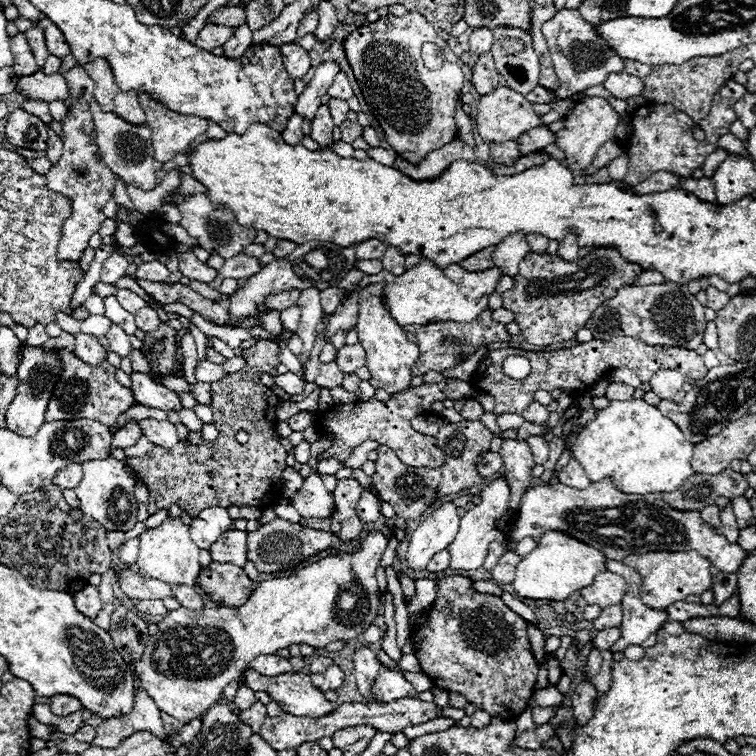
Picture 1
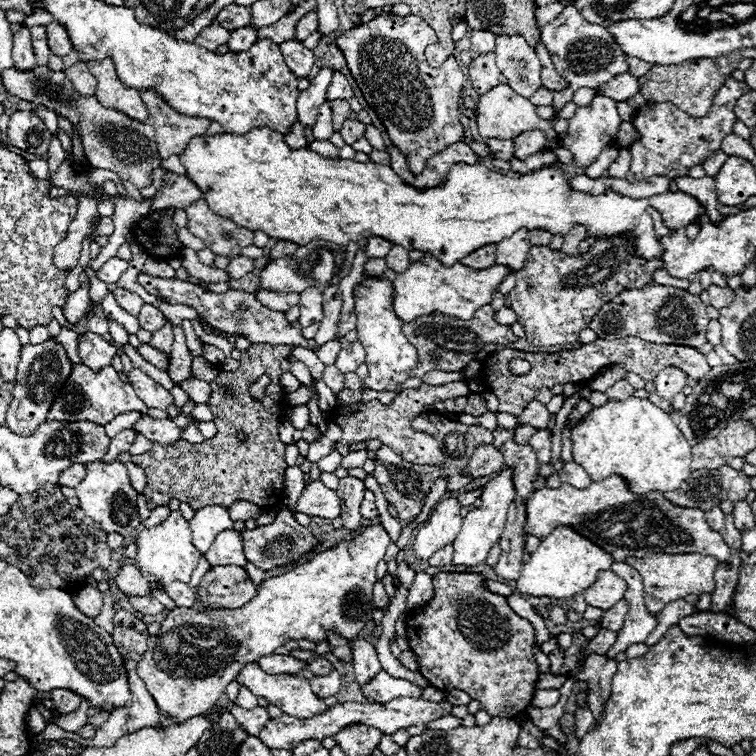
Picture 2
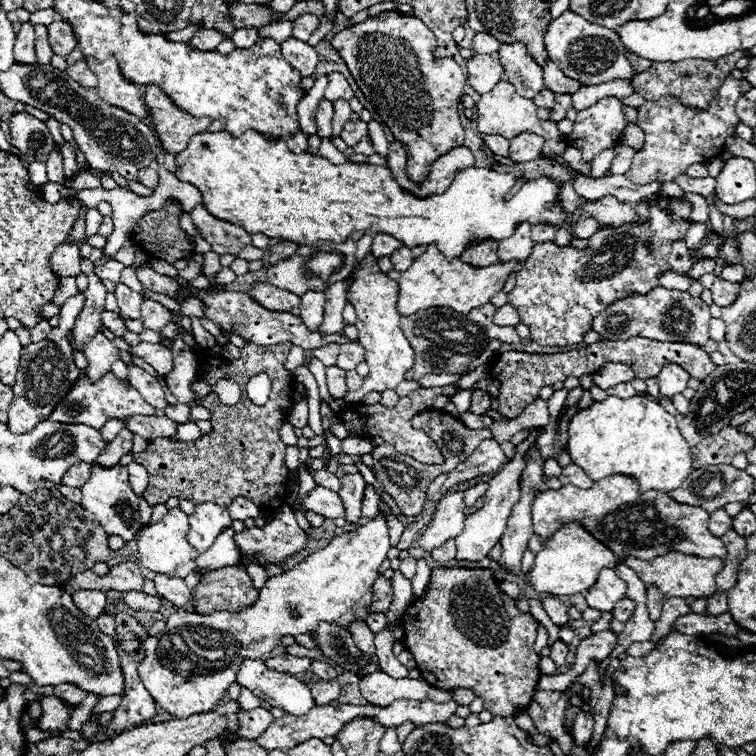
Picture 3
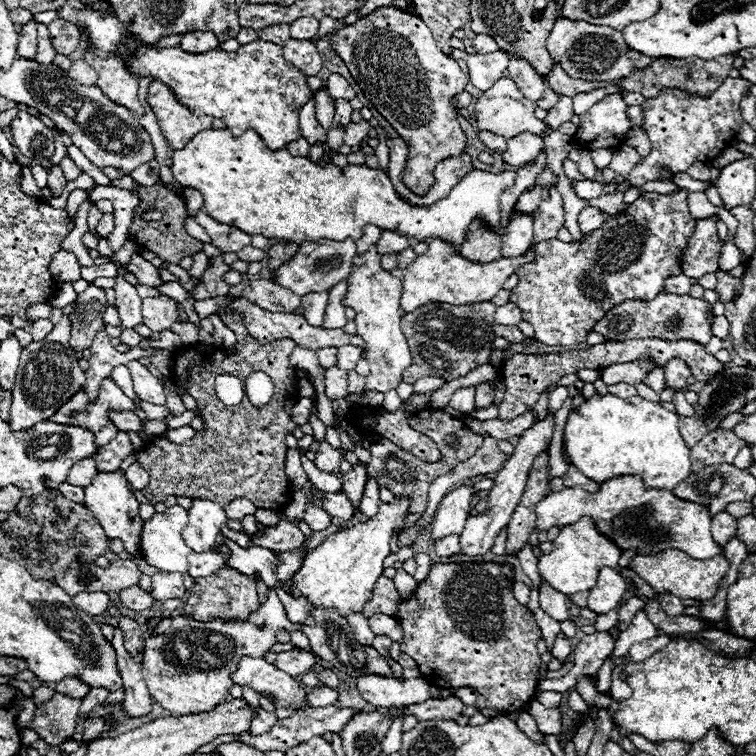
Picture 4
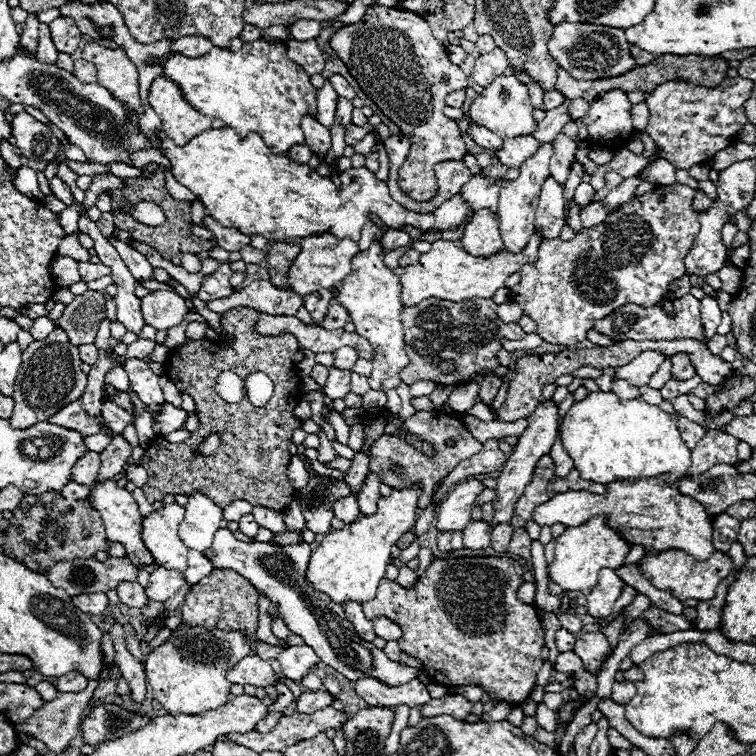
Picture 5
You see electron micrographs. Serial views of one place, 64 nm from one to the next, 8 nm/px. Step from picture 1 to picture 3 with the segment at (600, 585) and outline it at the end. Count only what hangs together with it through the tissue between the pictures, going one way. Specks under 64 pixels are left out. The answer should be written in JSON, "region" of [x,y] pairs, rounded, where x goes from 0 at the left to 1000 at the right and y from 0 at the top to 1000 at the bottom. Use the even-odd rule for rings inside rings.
{"region":[[[799,751],[794,754],[794,762],[788,772],[775,783],[775,796],[780,804],[788,804],[794,810],[807,810],[817,794],[823,794],[828,786],[828,770],[820,767],[812,754]]]}

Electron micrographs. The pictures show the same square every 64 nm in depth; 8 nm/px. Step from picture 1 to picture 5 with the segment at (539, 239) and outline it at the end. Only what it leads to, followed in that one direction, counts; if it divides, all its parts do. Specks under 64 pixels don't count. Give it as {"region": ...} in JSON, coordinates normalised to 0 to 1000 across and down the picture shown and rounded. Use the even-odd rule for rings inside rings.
{"region":[[[725,235],[717,246],[712,275],[709,275],[709,307],[717,310],[717,315],[735,315],[746,299],[746,251],[733,238]]]}

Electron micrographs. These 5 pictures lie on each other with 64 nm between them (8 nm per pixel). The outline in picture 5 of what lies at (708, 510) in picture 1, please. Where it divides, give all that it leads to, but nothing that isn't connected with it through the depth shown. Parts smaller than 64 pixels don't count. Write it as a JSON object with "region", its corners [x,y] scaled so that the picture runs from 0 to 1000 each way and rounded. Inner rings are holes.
{"region":[[[950,680],[944,683],[944,712],[942,720],[952,728],[952,730],[963,730],[963,722],[968,717],[974,717],[974,706],[979,698],[979,690],[963,680]]]}

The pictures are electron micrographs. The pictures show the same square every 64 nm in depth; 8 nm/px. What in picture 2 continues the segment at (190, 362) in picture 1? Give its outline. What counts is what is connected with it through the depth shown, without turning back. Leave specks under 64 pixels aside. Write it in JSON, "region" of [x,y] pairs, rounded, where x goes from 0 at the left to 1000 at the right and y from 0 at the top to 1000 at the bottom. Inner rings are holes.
{"region":[[[243,423],[241,426],[241,434],[245,442],[246,456],[253,466],[254,472],[262,472],[267,470],[267,455],[261,448],[257,439],[254,426],[251,423]]]}

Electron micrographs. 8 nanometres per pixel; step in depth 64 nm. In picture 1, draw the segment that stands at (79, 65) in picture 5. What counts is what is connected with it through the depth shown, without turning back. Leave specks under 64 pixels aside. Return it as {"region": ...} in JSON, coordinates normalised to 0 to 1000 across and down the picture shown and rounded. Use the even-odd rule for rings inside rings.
{"region":[[[98,87],[85,98],[87,111],[90,111],[90,130],[93,130],[93,143],[82,159],[82,206],[74,217],[66,220],[61,228],[61,246],[69,254],[85,257],[87,262],[95,262],[95,283],[90,291],[85,291],[82,299],[82,317],[77,323],[77,341],[103,347],[111,328],[116,325],[116,317],[122,310],[132,304],[132,296],[140,291],[135,275],[143,270],[148,262],[151,246],[159,238],[130,206],[130,193],[124,188],[122,172],[122,151],[119,151],[119,135],[124,132],[124,108],[119,101],[108,93],[108,87]]]}

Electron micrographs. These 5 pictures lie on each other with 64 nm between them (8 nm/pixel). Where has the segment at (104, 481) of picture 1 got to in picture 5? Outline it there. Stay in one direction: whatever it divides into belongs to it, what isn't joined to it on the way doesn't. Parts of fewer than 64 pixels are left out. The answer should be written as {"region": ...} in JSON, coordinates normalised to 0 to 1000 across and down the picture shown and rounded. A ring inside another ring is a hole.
{"region":[[[140,635],[140,638],[127,638],[119,646],[116,661],[119,661],[122,672],[132,677],[132,685],[135,685],[135,693],[138,693],[138,701],[140,701],[140,709],[146,712],[146,717],[164,720],[169,738],[180,749],[185,749],[185,746],[204,746],[201,733],[193,728],[193,722],[188,720],[188,712],[185,712],[185,688],[188,688],[188,683],[183,677],[180,661],[175,659],[175,651],[169,651],[167,646],[156,643],[153,635]]]}

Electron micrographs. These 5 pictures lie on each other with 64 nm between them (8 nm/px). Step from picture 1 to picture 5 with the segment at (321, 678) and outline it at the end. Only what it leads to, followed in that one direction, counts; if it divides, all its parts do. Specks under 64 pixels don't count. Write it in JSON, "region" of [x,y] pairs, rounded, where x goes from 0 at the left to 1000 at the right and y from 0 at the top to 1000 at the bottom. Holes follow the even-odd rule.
{"region":[[[402,915],[397,923],[394,923],[394,942],[405,942],[405,944],[413,944],[423,937],[431,937],[442,929],[442,921],[437,915]]]}

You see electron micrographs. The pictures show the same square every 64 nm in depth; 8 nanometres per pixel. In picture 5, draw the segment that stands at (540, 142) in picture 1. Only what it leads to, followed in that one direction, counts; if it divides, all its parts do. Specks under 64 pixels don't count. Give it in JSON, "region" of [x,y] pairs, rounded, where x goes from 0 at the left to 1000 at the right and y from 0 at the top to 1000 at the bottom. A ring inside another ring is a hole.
{"region":[[[696,177],[696,180],[683,180],[683,183],[667,185],[667,193],[664,193],[664,198],[656,201],[656,206],[672,222],[677,222],[677,220],[688,222],[696,209],[709,204],[712,196],[714,196],[714,188],[706,180]]]}

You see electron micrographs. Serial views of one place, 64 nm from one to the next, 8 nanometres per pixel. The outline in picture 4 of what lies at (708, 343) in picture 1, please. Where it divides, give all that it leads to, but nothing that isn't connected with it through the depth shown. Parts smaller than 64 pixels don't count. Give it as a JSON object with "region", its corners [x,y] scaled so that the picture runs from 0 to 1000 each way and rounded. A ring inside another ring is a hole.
{"region":[[[947,418],[942,426],[942,444],[960,447],[963,444],[963,423],[958,418]]]}

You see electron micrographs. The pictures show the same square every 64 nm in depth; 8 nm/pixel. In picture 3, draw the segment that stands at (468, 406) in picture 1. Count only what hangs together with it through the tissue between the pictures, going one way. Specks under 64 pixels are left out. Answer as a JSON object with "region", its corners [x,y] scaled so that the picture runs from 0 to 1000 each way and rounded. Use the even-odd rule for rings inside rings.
{"region":[[[627,516],[622,529],[622,545],[624,548],[643,548],[648,542],[648,521],[640,516]]]}

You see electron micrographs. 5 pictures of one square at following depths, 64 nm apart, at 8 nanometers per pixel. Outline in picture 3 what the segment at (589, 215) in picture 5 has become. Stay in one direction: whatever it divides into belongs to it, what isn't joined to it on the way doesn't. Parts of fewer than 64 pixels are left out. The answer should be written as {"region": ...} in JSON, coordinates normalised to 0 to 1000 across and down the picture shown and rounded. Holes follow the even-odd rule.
{"region":[[[783,291],[762,294],[762,299],[757,302],[757,315],[780,315],[788,304],[791,304],[791,299],[788,299],[788,294],[783,294]]]}

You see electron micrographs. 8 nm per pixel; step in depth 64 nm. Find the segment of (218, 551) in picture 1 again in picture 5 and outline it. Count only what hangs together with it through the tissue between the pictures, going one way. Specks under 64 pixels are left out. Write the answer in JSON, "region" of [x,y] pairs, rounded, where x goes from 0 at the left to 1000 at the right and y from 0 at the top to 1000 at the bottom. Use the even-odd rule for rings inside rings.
{"region":[[[251,730],[249,733],[249,751],[243,754],[243,765],[246,765],[246,770],[251,775],[257,775],[265,765],[275,762],[280,754],[283,754],[283,746],[280,746],[280,741],[272,733]]]}

